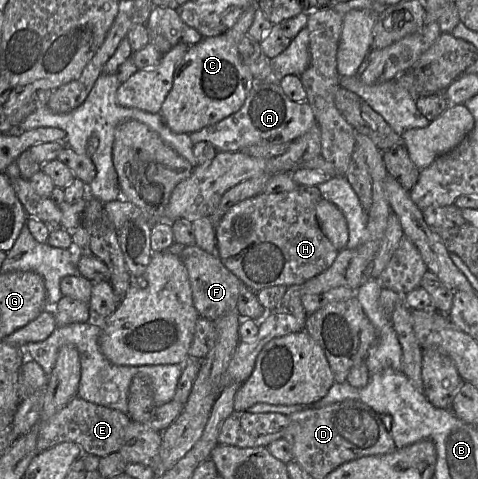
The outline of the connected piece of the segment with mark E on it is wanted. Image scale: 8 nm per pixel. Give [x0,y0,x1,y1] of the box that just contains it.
[37,397,131,457]

